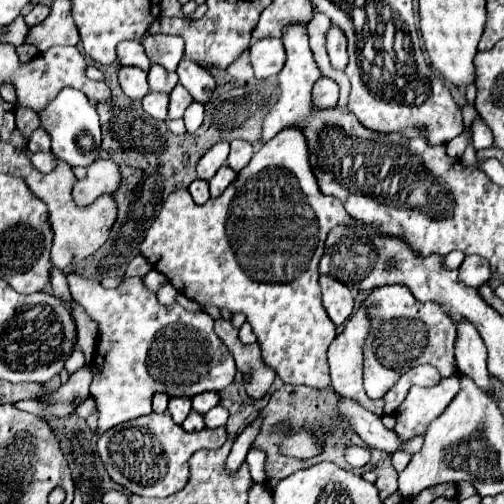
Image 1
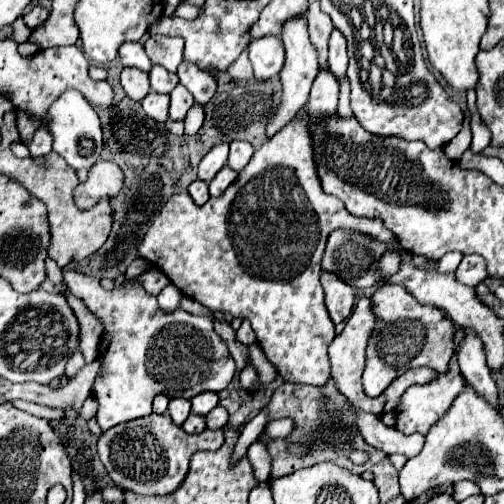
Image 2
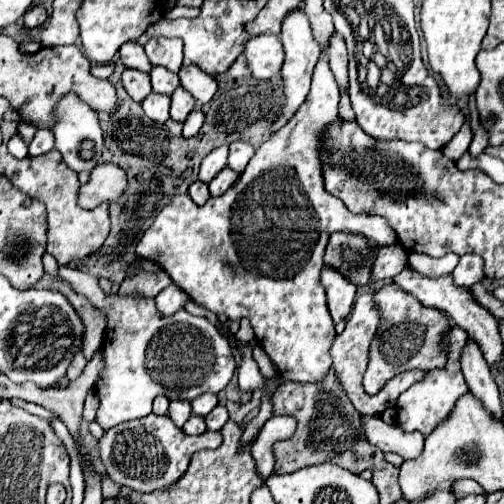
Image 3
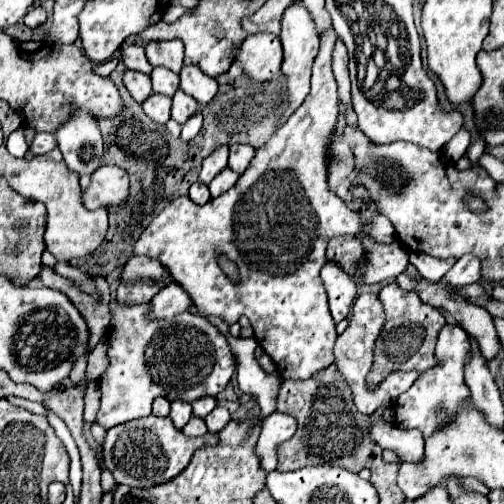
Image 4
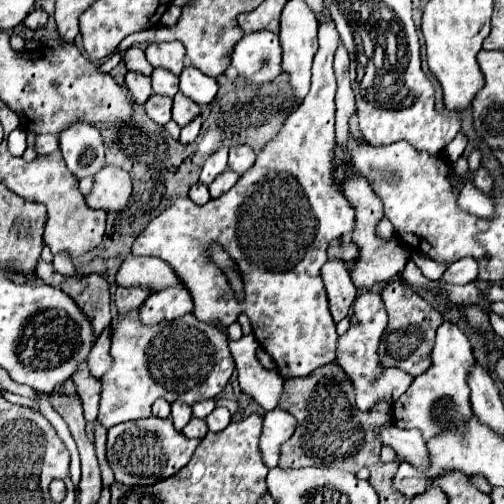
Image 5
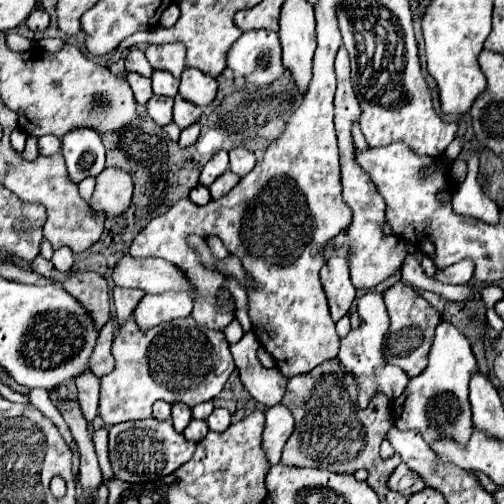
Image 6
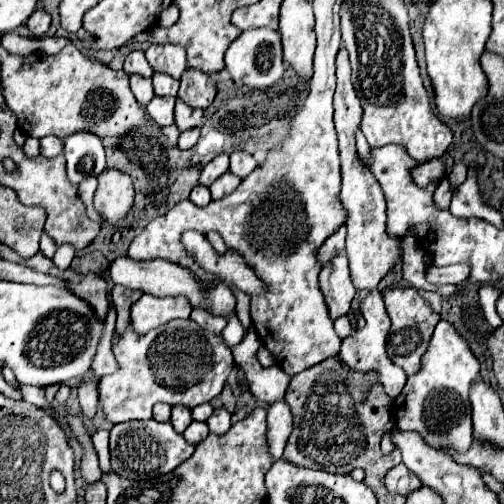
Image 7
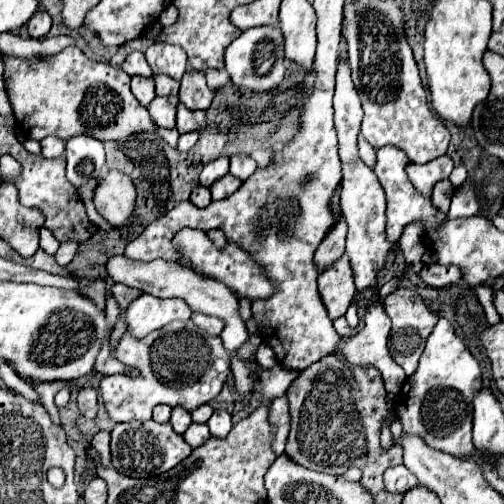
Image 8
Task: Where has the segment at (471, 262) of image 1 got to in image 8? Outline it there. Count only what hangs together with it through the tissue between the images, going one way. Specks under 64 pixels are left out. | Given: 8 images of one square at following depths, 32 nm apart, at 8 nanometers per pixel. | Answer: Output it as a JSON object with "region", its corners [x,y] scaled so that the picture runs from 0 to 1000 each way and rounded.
{"region":[[[845,524],[833,540],[837,556],[861,571],[877,571],[889,563],[905,563],[917,556],[921,540],[909,528],[873,528],[873,524]]]}

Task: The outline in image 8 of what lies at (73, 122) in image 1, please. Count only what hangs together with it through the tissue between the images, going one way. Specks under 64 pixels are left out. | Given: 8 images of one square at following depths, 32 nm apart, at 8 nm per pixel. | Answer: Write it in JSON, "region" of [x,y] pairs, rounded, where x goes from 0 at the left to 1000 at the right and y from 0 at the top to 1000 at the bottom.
{"region":[[[159,266],[131,278],[135,357],[159,373],[175,353],[194,353],[206,333],[206,290],[198,278]]]}

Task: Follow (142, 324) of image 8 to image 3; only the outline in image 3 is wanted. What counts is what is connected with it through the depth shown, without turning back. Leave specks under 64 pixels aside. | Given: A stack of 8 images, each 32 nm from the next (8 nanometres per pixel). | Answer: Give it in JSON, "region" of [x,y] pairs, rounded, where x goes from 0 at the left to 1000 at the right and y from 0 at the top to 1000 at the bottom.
{"region":[[[337,563],[310,587],[310,607],[321,627],[341,627],[345,619],[353,619],[365,607],[369,595],[373,595],[373,587],[365,587],[365,579],[357,579],[357,571],[349,571],[349,563]]]}

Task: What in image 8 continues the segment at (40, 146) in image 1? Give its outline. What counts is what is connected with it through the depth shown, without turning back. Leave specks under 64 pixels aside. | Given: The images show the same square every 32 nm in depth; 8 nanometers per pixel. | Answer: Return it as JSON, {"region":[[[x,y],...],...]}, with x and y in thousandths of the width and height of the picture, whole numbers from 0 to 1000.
{"region":[[[95,270],[95,274],[79,278],[79,286],[83,286],[83,306],[91,313],[115,313],[127,306],[127,278],[119,278],[111,270]]]}

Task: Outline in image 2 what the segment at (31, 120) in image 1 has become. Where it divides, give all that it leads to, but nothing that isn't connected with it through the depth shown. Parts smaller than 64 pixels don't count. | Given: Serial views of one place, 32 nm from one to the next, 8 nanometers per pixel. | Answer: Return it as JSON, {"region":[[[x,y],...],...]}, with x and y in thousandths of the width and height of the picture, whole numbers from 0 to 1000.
{"region":[[[34,218],[34,256],[48,284],[56,284],[63,276],[79,248],[81,242],[63,234],[56,224]]]}

